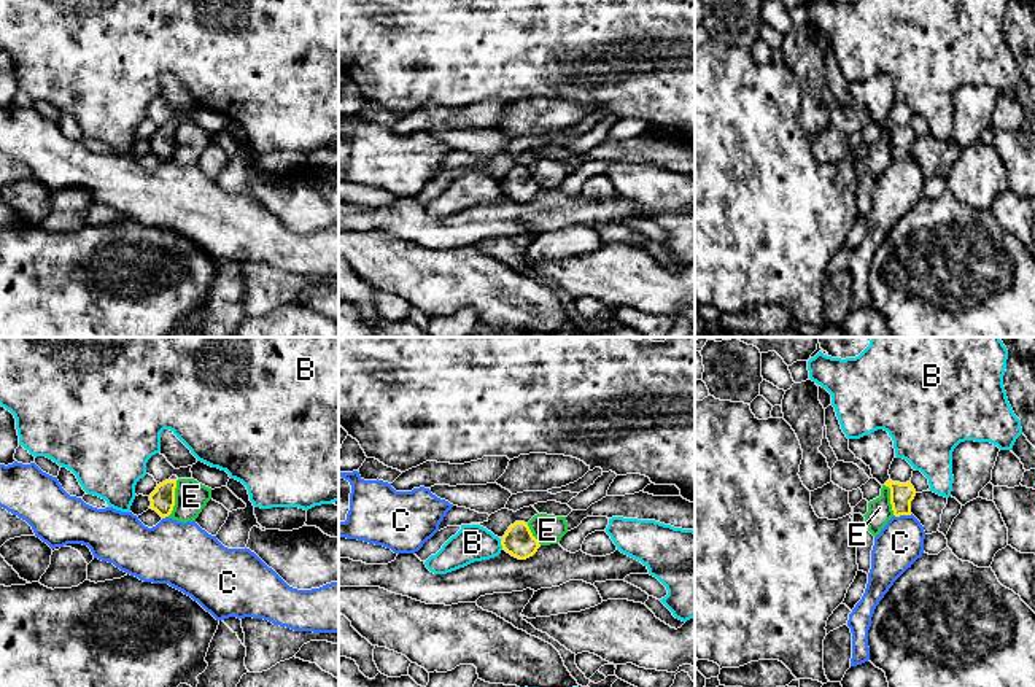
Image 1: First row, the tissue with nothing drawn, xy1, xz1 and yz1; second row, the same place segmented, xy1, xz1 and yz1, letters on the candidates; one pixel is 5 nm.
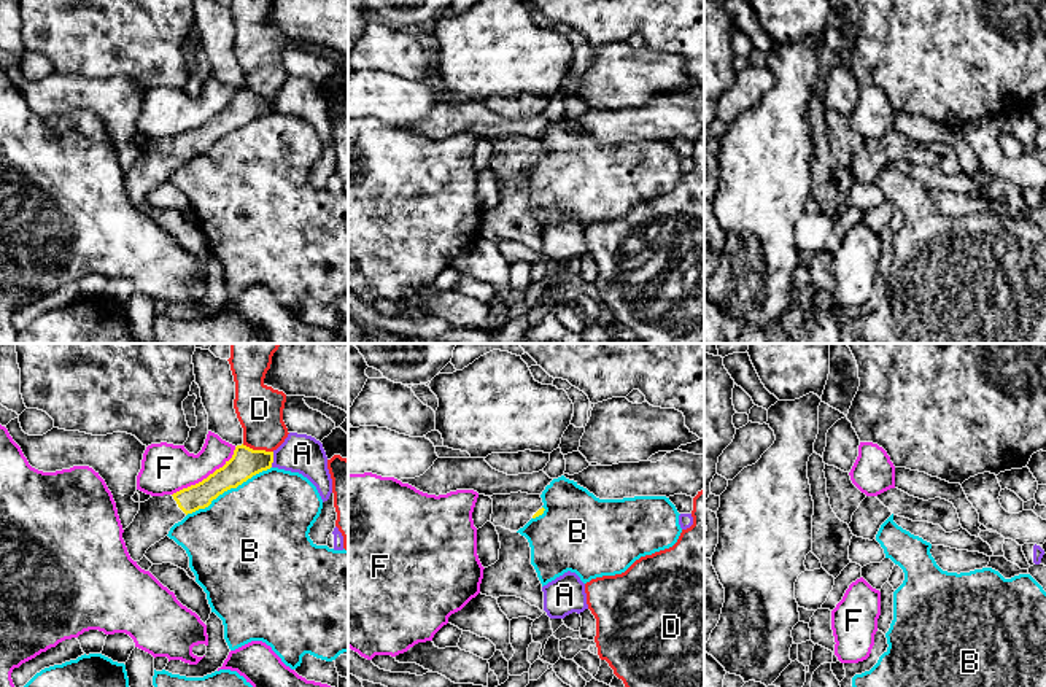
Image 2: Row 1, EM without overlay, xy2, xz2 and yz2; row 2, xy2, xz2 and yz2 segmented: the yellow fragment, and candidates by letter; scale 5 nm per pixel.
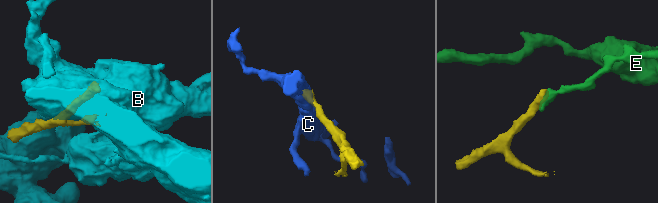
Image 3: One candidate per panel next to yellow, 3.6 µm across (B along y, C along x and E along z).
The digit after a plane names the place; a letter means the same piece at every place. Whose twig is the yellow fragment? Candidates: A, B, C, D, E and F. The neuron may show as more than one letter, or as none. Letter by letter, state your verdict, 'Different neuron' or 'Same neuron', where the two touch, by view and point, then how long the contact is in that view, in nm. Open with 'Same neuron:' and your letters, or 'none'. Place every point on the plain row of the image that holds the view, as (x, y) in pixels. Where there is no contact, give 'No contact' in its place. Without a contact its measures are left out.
Same neuron: none
A: Different neuron. Touches yellow at xy2 (272, 104). Shared border 80 nm
B: Different neuron. Touches yellow at xy2 (228, 132). Shared border 500 nm
C: Different neuron. Touches yellow at yz1 (902, 158). Shared border 100 nm
D: Different neuron. Touches yellow at xy2 (258, 94). Shared border 170 nm
E: Different neuron. Touches yellow at xy1 (174, 142). Shared border 190 nm
F: Different neuron. Touches yellow at xy2 (207, 121). Shared border 400 nm

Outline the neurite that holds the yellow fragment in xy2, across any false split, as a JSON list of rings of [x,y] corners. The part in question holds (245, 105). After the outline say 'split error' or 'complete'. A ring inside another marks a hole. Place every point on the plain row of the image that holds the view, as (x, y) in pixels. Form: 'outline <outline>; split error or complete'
outline [[[237,89],[226,108],[202,126],[173,138],[153,140],[140,146],[134,165],[124,173],[122,183],[134,205],[140,205],[146,194],[164,183],[170,172],[188,157],[205,153],[219,138],[237,132],[253,119],[272,111],[273,95],[253,94]]]; split error

